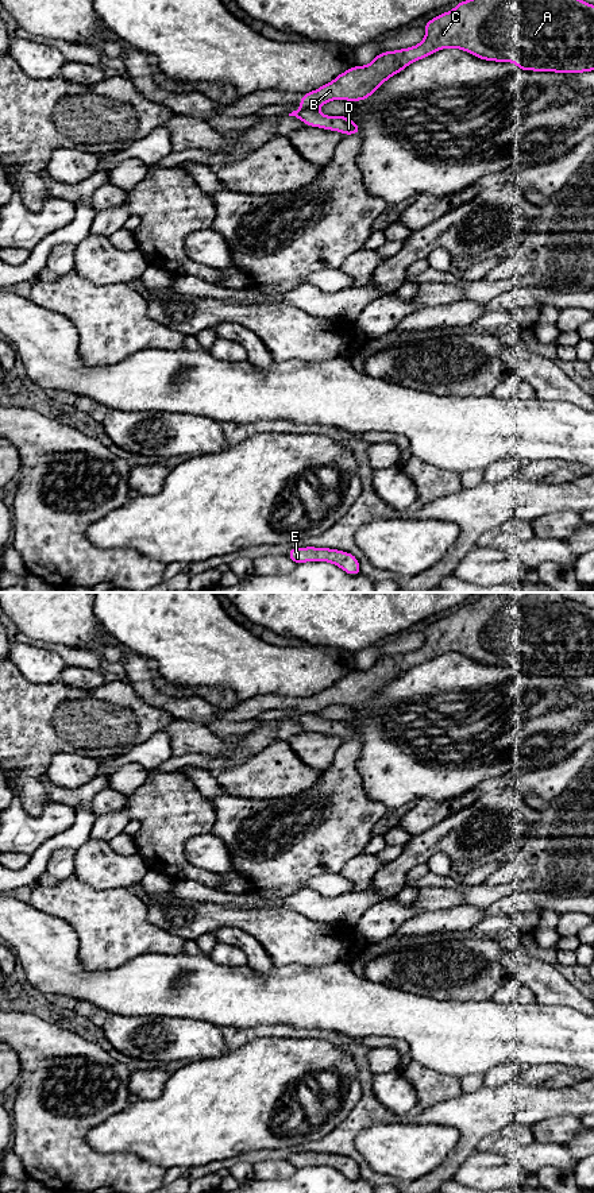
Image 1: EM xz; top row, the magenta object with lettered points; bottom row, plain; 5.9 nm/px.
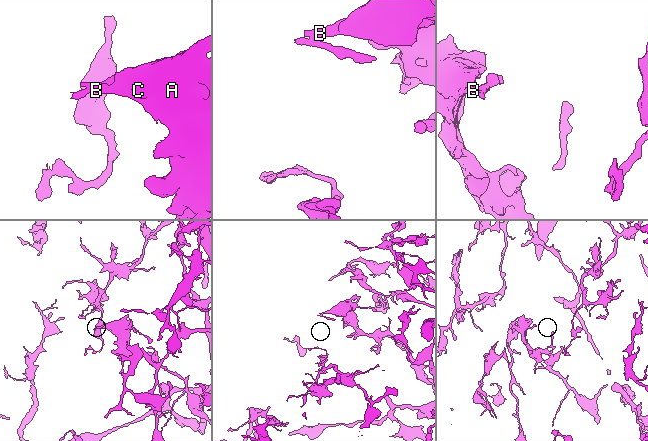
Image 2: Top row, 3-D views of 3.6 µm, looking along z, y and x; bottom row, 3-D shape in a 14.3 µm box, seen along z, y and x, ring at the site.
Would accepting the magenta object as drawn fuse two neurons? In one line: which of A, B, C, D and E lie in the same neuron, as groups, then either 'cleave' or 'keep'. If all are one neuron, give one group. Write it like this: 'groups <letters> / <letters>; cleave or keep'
groups A B C E / D; cleave

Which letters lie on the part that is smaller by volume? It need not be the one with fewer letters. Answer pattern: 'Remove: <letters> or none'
Remove: D

